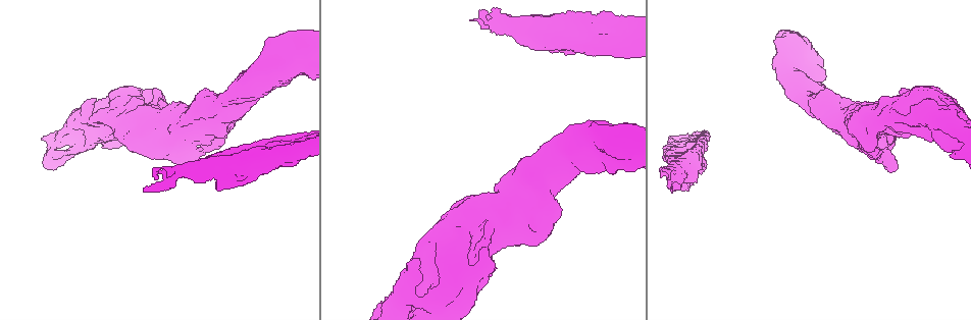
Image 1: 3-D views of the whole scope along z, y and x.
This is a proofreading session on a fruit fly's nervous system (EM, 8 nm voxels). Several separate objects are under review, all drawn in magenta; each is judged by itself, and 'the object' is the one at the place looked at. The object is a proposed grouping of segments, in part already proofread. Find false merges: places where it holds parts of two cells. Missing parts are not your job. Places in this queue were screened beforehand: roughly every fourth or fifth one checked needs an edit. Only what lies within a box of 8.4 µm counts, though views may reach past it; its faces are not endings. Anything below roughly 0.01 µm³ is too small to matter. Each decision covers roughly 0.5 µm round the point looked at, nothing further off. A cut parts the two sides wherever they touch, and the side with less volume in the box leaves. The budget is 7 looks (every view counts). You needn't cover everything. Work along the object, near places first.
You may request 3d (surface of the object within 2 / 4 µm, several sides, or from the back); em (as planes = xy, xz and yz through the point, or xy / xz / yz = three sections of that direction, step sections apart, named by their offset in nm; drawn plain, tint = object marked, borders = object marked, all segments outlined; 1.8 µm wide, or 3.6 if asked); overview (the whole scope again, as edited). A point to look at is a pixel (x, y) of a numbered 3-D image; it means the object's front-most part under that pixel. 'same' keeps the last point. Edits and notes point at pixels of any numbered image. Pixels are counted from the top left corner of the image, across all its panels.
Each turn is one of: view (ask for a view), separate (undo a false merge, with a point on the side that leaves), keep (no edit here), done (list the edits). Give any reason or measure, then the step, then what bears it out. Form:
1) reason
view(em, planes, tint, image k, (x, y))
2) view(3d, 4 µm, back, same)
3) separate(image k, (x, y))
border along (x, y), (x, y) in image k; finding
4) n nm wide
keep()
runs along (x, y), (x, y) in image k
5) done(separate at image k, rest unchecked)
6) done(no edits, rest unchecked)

thick turns thin
view(3d, 4 µm, back, image 1, (202, 147))

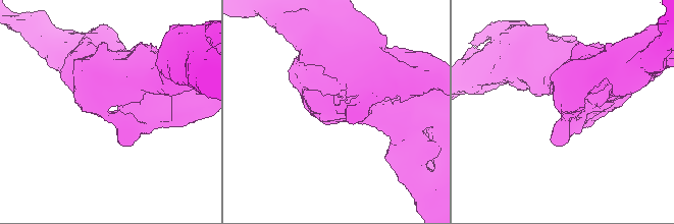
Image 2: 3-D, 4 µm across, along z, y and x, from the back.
view(em, planes, tint, image 2, (565, 109))

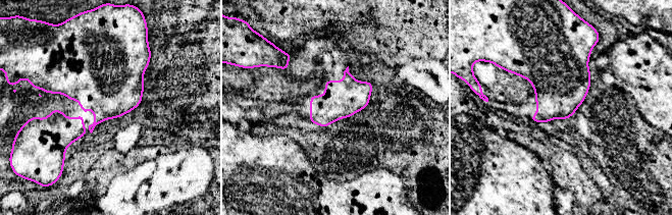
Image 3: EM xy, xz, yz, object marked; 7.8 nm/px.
keep()
all the same cell

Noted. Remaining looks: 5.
calibre changes
view(em, 3.6 µm, yz, step 4, tint, image 1, (537, 173))

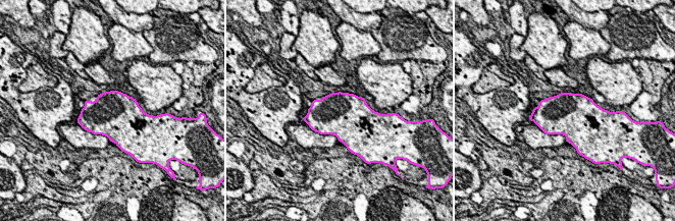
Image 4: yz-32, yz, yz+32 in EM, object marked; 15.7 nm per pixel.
cut it another way
view(em, 3.6 µm, planes, tint, same)

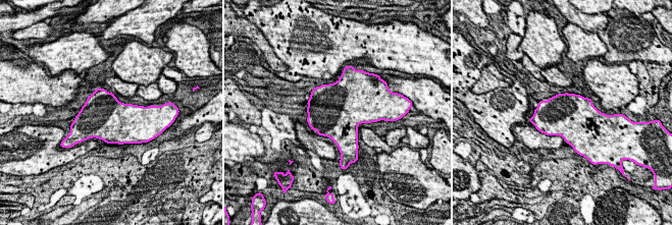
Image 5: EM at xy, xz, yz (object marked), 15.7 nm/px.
keep()
all the same cell

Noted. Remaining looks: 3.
view(3d, 4 µm, image 1, (629, 37))

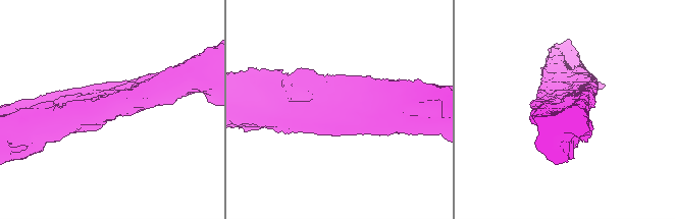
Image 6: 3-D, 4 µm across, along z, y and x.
view(em, 3.6 µm, planes, tint, image 6, (108, 107))

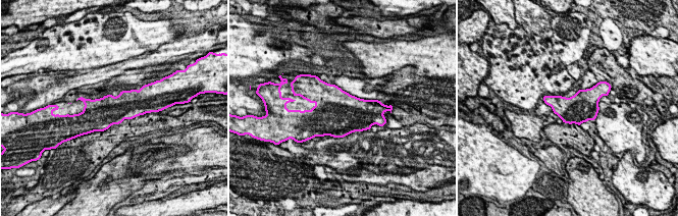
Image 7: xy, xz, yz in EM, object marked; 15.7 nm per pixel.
keep()
continuous, no second cell

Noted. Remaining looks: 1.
done(no edits, rest unchecked)

